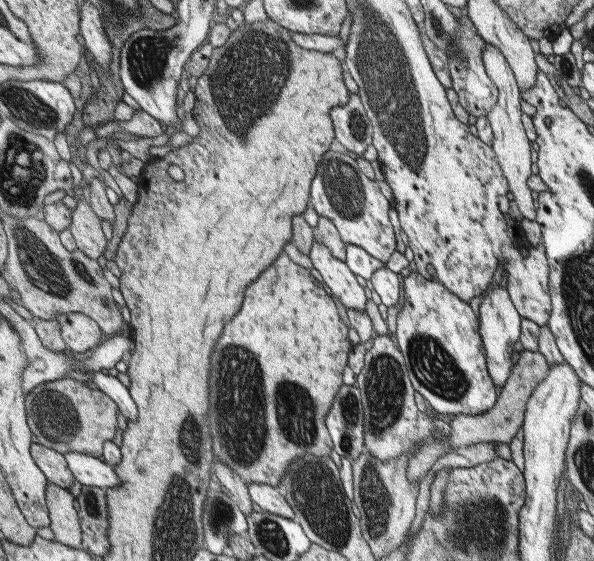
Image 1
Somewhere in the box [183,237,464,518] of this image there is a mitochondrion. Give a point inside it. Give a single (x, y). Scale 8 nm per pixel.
(240, 375)

